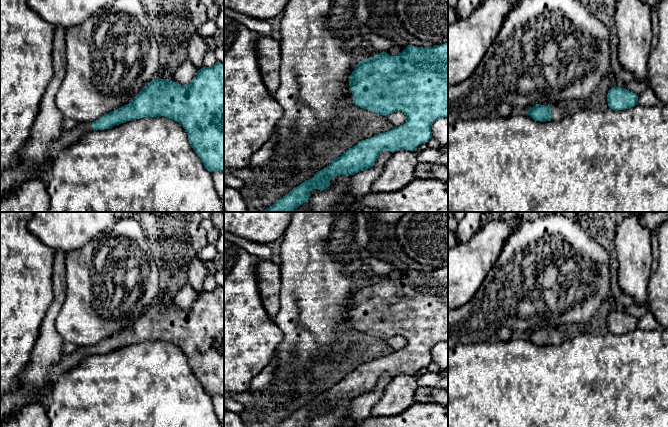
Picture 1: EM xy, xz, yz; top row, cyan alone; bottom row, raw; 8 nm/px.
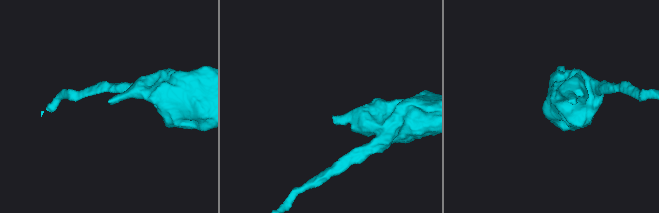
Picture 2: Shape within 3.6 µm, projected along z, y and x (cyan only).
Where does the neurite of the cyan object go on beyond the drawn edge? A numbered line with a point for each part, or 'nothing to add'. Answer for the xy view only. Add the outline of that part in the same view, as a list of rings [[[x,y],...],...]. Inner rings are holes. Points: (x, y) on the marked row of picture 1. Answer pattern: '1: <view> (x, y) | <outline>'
1: xy (67, 138) | [[[77,122],[72,130],[63,131],[61,136],[49,147],[49,156],[42,165],[41,172],[29,180],[41,180],[47,183],[57,154],[75,144],[84,134],[91,131],[94,131],[91,122]]]

